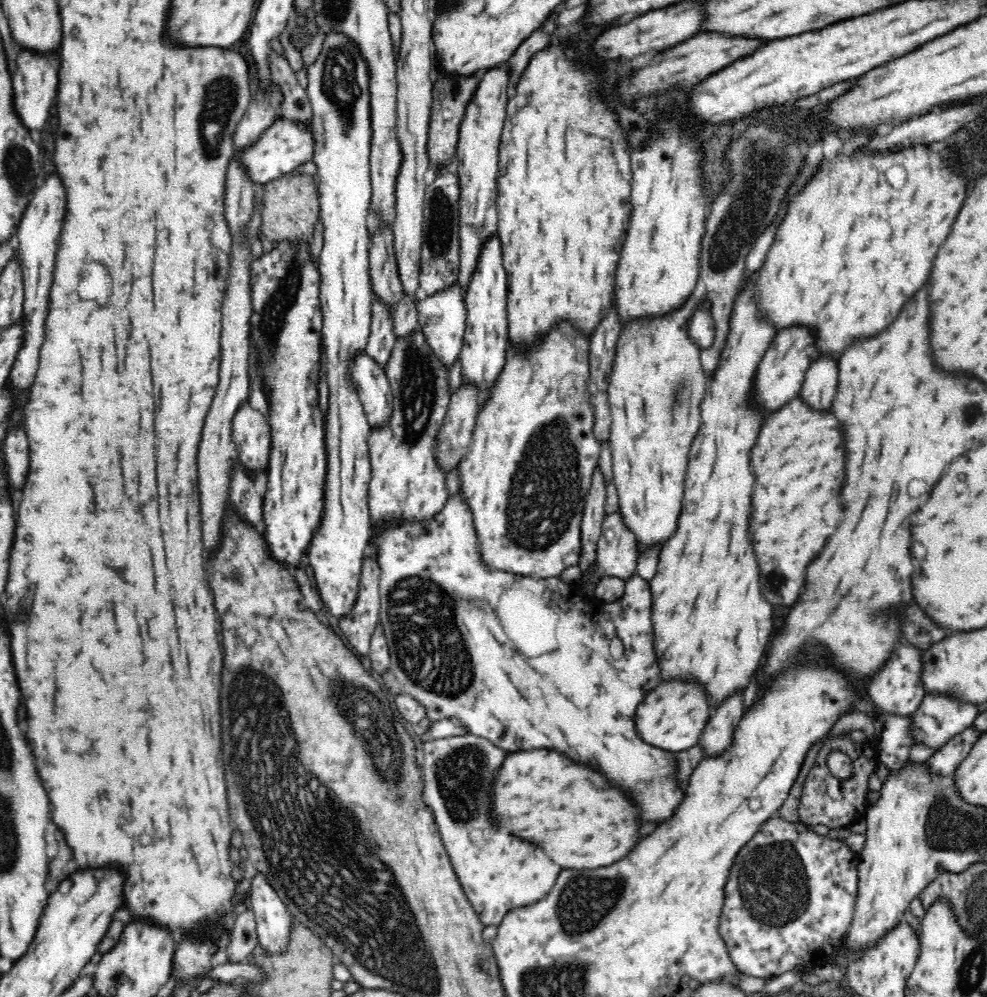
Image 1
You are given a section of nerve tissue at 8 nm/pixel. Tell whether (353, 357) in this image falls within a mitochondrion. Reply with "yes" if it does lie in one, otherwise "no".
no

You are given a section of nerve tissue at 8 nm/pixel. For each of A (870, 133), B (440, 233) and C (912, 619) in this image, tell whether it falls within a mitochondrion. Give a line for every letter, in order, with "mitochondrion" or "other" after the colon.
A: other
B: mitochondrion
C: mitochondrion

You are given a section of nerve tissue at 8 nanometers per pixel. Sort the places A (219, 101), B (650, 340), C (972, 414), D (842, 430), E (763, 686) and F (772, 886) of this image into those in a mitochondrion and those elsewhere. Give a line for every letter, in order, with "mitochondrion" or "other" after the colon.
A: mitochondrion
B: other
C: mitochondrion
D: other
E: other
F: mitochondrion

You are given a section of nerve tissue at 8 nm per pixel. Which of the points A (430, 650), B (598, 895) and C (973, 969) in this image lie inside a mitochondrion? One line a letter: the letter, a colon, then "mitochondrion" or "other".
A: mitochondrion
B: mitochondrion
C: mitochondrion

